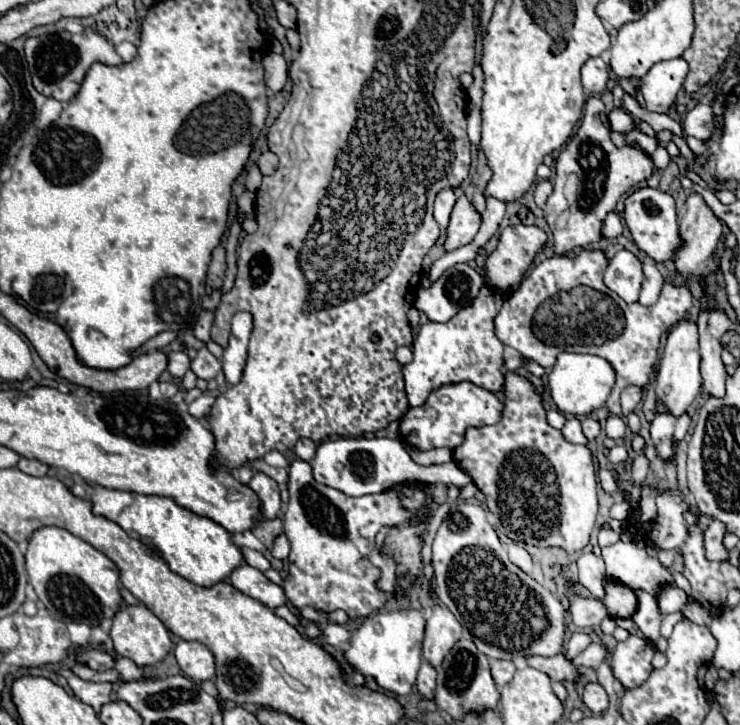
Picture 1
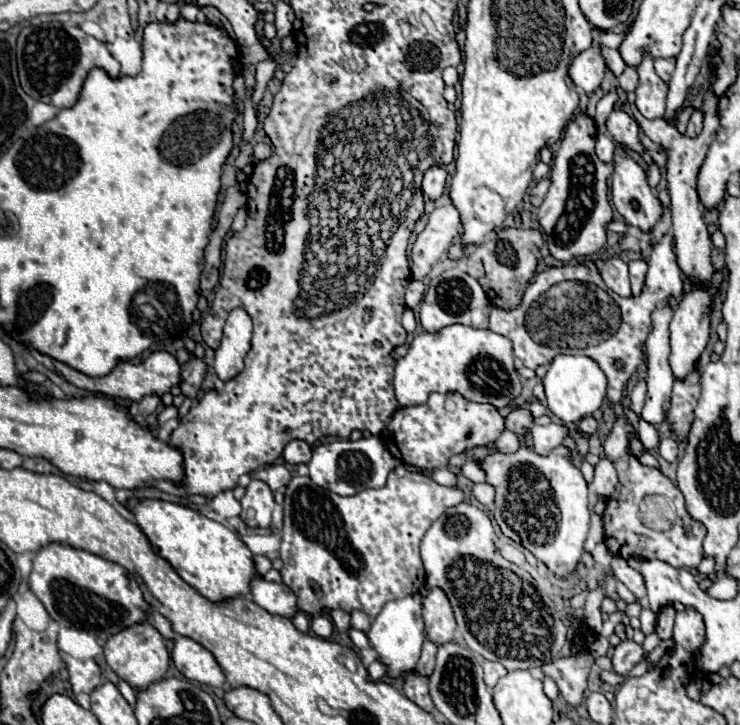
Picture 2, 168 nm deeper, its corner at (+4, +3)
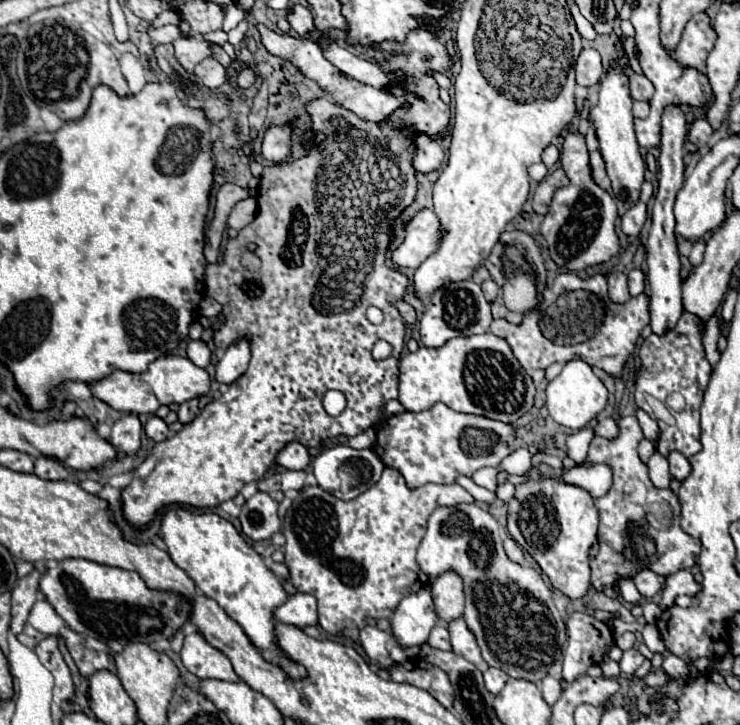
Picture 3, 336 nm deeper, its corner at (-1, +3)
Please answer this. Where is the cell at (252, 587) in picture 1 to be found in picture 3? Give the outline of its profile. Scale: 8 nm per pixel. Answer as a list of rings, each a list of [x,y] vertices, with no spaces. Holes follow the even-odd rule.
[[[295,594],[289,596],[289,600],[275,610],[275,616],[279,622],[297,626],[297,628],[307,628],[307,626],[317,626],[317,600],[313,594]]]

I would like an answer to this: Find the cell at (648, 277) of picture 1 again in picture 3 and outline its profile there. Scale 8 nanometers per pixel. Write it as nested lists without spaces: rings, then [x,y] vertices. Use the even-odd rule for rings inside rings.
[[[631,270],[629,272],[629,294],[639,296],[645,290],[645,276],[641,270]]]

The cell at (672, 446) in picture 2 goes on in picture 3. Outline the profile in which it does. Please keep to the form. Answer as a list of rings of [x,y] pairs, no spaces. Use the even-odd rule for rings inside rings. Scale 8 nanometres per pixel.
[[[671,452],[667,460],[669,460],[669,472],[671,472],[671,478],[683,482],[683,480],[691,474],[691,464],[689,464],[689,460],[687,460],[681,452]]]

